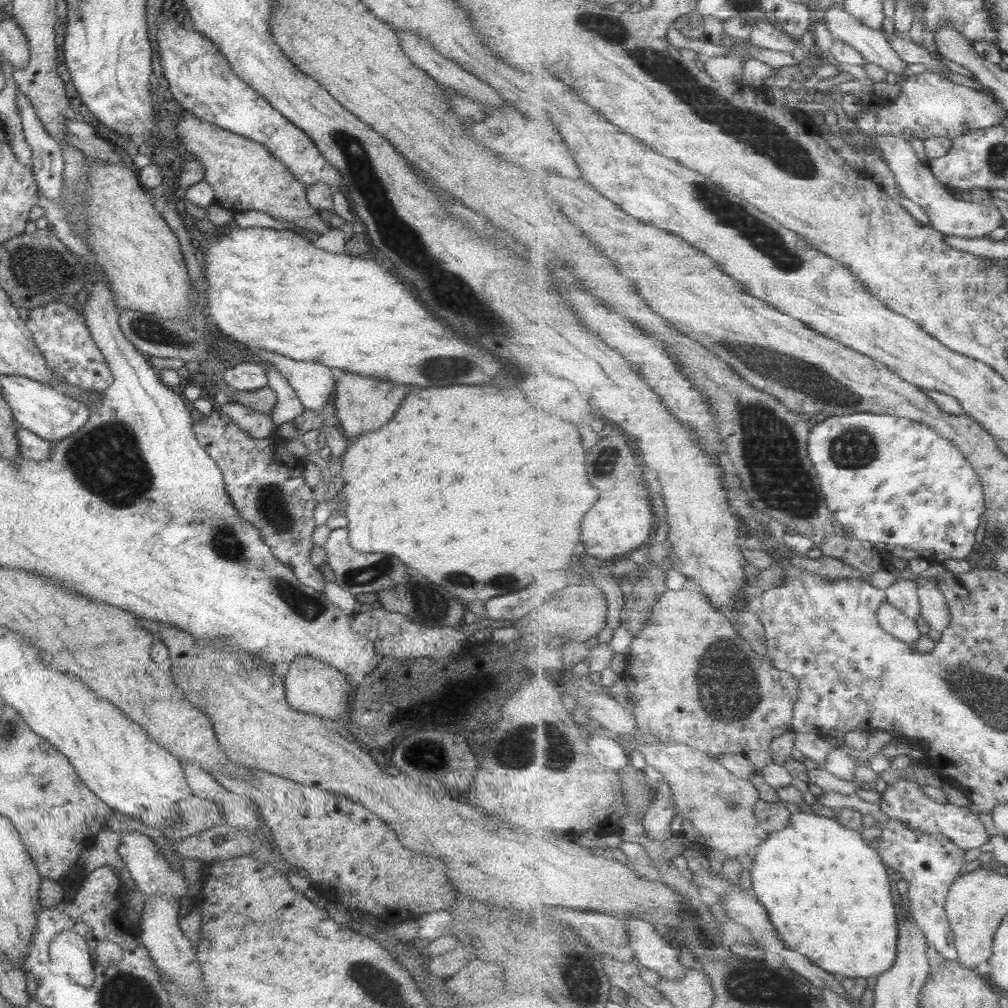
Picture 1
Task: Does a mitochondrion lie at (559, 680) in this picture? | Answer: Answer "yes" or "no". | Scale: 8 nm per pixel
no

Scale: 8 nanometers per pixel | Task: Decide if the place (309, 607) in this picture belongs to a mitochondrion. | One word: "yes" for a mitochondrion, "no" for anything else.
yes

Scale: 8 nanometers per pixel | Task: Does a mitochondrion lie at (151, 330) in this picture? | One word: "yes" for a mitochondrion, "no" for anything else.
yes

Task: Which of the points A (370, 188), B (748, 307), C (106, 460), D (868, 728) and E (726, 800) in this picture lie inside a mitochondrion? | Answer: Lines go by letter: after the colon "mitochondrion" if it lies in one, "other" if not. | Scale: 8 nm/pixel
A: mitochondrion
B: other
C: mitochondrion
D: other
E: mitochondrion

